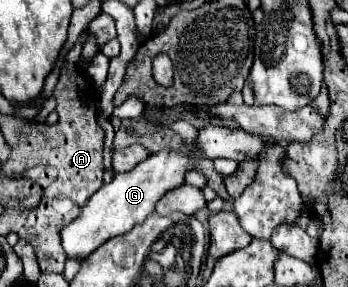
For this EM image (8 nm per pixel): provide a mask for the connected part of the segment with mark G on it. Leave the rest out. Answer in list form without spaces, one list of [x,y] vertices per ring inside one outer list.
[[[159,151],[149,159],[141,161],[129,173],[115,173],[113,181],[103,185],[89,203],[81,209],[79,217],[75,217],[61,231],[61,243],[69,259],[85,259],[99,245],[109,241],[111,237],[127,233],[133,225],[141,223],[155,209],[155,201],[169,191],[169,187],[177,187],[183,183],[185,171],[191,169],[191,159],[179,151]]]

